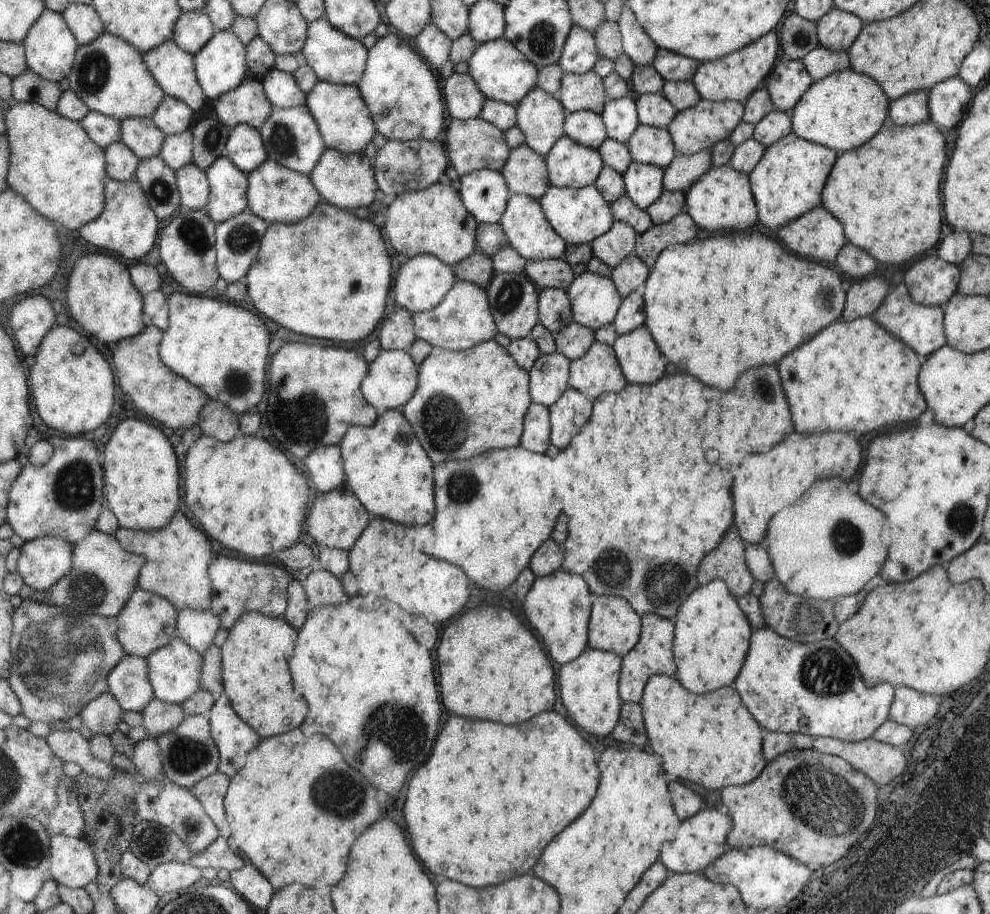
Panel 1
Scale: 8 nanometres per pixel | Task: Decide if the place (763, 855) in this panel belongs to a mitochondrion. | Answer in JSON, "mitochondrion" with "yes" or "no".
{"mitochondrion":"no"}

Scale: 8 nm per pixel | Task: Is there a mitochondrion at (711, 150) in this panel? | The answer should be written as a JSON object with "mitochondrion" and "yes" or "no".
{"mitochondrion":"no"}

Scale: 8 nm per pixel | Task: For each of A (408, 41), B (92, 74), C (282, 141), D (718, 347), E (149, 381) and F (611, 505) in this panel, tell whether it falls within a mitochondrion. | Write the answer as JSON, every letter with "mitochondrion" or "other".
{"A":"other","B":"mitochondrion","C":"mitochondrion","D":"other","E":"other","F":"other"}

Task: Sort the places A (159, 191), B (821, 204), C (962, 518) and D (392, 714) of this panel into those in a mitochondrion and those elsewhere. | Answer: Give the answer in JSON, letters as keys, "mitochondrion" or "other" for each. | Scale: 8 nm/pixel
{"A":"mitochondrion","B":"other","C":"mitochondrion","D":"mitochondrion"}

